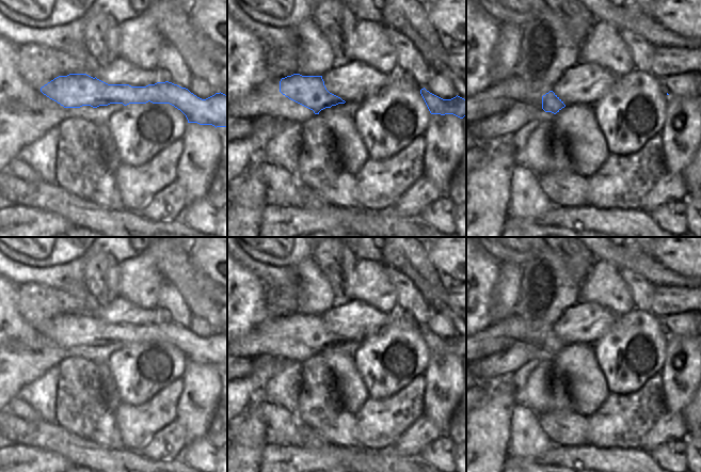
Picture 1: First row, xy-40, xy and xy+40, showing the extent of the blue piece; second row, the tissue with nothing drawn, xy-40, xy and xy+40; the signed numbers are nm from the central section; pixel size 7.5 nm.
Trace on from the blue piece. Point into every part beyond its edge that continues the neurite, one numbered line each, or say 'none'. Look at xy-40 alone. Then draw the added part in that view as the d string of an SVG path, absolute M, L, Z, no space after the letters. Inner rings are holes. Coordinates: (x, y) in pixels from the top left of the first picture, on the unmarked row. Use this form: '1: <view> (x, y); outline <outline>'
1: xy-40 (42, 342); outline M36 330L36 333L37 333L37 336L32 344L32 348L35 351L42 351L44 349L65 349L66 348L60 343L58 343L57 341L44 334L41 330Z

